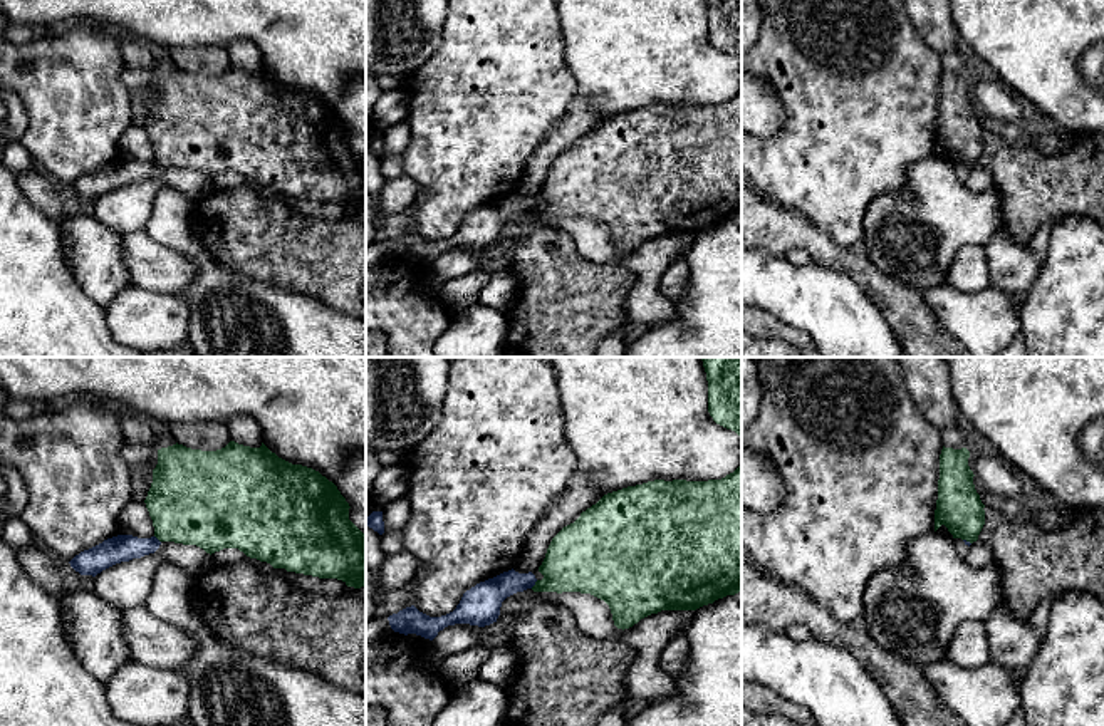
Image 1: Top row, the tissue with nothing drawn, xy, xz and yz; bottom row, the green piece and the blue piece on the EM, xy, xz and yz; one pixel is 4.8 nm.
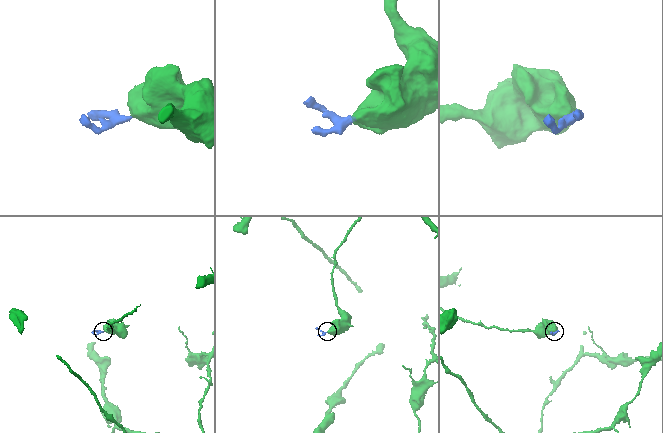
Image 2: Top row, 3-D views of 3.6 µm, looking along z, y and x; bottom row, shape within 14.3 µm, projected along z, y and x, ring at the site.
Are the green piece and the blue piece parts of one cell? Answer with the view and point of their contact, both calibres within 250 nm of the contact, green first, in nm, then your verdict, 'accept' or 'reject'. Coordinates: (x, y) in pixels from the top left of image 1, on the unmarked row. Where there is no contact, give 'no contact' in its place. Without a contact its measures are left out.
meets green in xz at (536, 208); 320 nm thick on the green side, 160 nm on the other; reject

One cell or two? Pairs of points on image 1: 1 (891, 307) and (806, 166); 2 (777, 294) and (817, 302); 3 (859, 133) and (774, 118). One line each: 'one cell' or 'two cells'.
1: two cells
2: one cell
3: two cells

